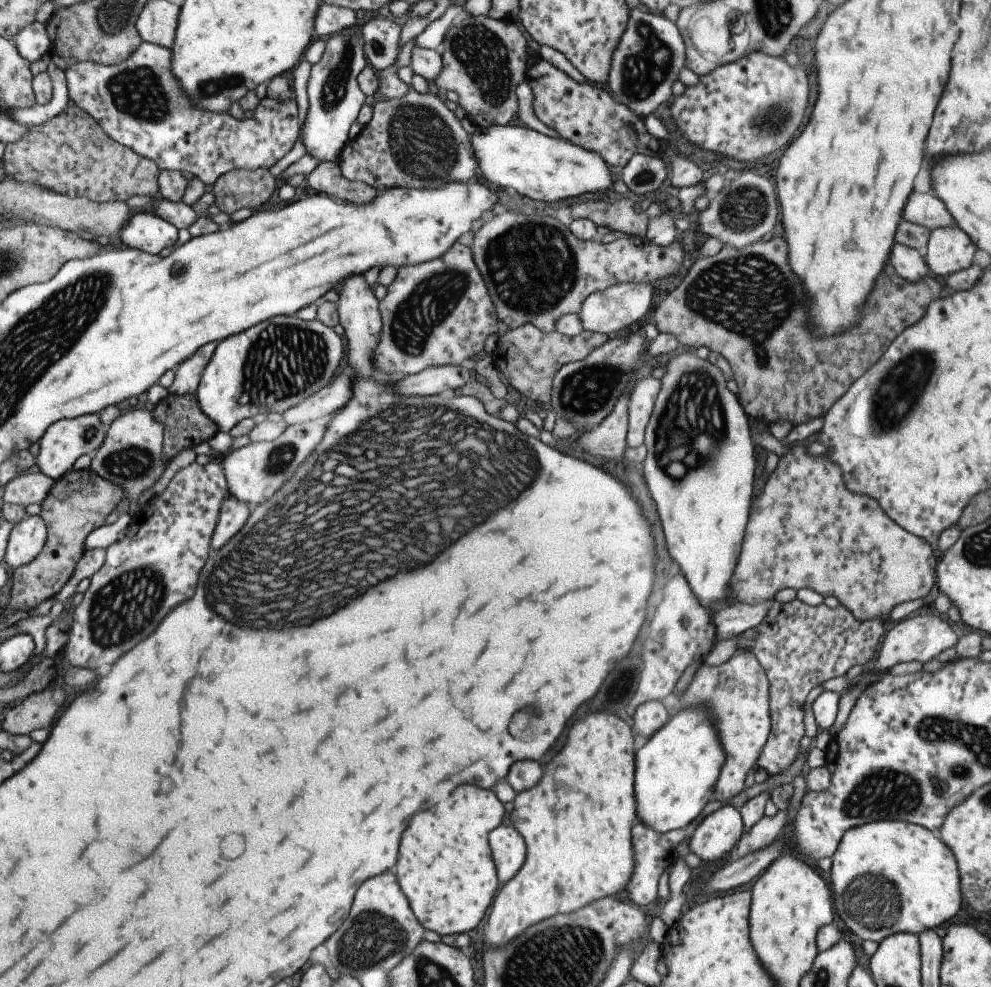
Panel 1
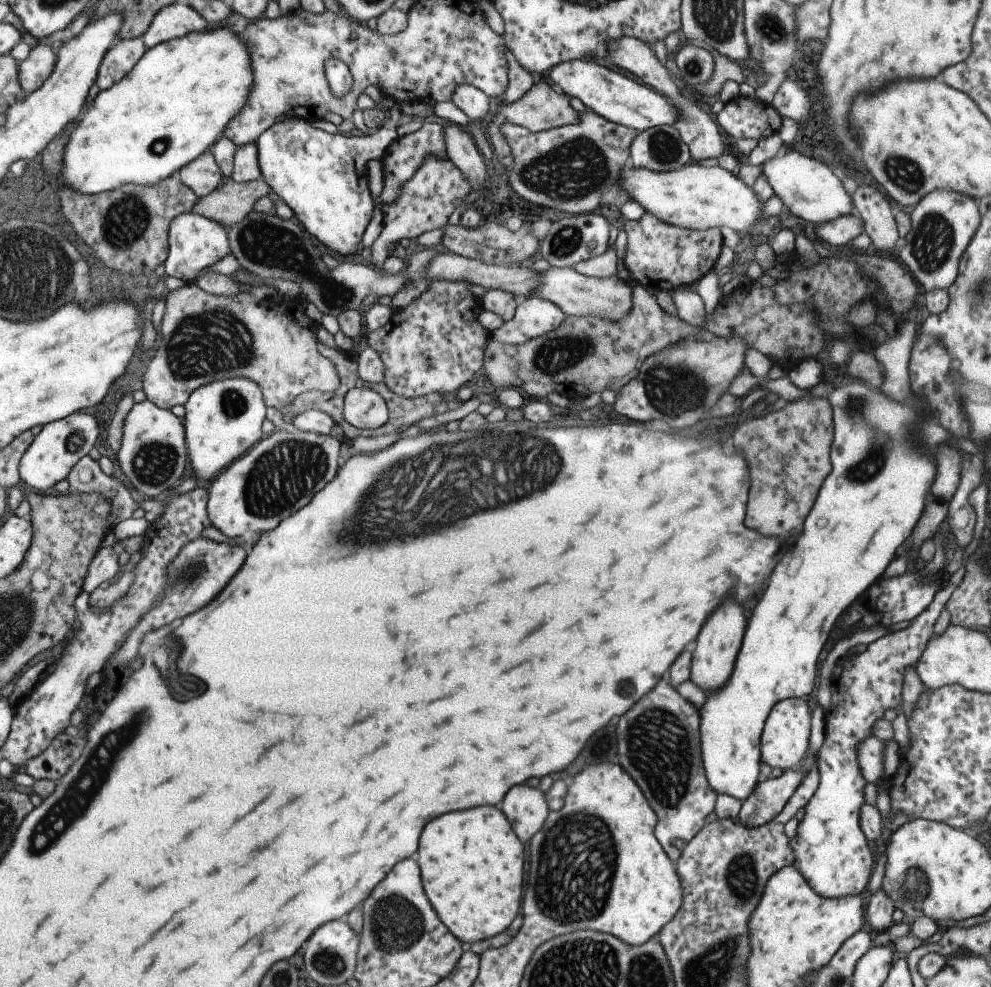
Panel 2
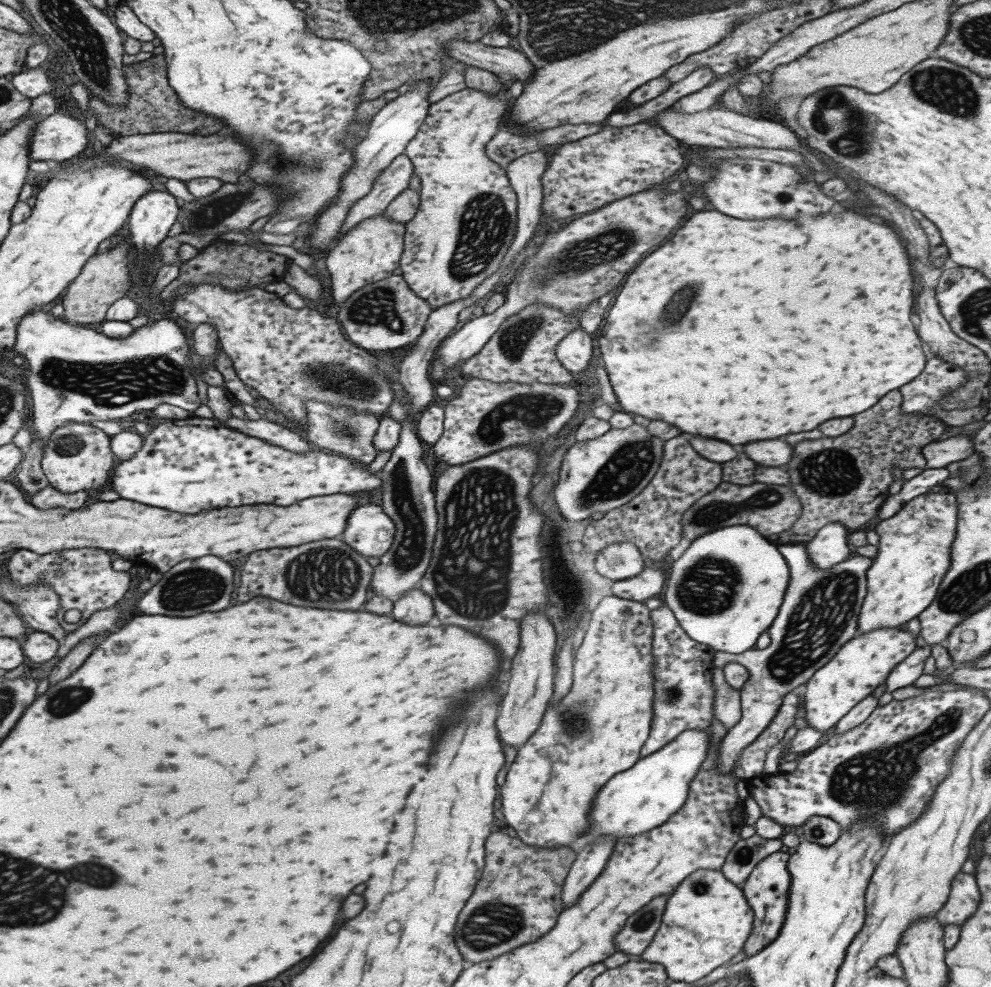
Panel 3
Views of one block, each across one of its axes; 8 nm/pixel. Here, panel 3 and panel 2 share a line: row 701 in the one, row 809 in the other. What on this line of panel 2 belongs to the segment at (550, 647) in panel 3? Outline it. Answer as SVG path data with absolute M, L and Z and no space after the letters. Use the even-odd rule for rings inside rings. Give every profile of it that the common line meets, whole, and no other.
M516 786L502 800L502 812L510 820L518 838L526 844L546 822L550 808L542 790Z

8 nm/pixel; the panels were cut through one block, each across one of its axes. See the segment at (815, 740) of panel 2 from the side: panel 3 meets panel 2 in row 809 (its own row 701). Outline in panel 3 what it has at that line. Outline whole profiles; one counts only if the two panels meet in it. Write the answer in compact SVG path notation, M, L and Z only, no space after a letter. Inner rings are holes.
M780 544L778 550L789 566L789 586L780 611L768 630L770 646L763 651L750 650L738 656L738 662L750 670L752 682L744 683L740 690L741 718L738 724L728 730L717 748L716 769L724 775L734 775L738 780L743 778L736 774L740 752L770 726L784 696L803 687L846 641L857 634L858 616L867 594L867 570L873 560L856 555L822 570L810 562L806 544Z

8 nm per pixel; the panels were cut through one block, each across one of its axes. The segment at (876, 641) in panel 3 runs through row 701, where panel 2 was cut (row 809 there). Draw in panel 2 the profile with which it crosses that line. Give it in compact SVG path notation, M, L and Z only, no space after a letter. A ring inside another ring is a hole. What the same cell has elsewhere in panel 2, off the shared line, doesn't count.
M964 568L957 570L950 578L948 586L934 594L932 604L924 612L920 612L912 620L910 626L903 630L889 632L878 638L868 644L866 650L860 654L852 656L847 654L837 662L832 671L830 676L832 704L824 713L824 744L818 752L818 772L820 776L818 790L810 799L810 802L805 804L804 817L798 824L795 837L790 840L790 848L794 850L798 870L802 872L802 876L806 878L806 882L810 884L810 888L818 896L824 896L824 898L830 898L830 900L832 898L844 898L844 896L860 896L868 888L869 880L873 874L874 856L870 852L868 839L860 828L860 808L865 802L863 790L867 782L864 780L862 772L858 770L860 766L858 766L858 760L856 760L856 752L858 752L858 746L862 744L862 740L871 736L872 726L880 718L883 718L884 712L888 708L901 709L904 670L916 668L926 644L932 638L934 623L938 620L938 616L942 614L952 592L962 582L964 572L966 572Z

